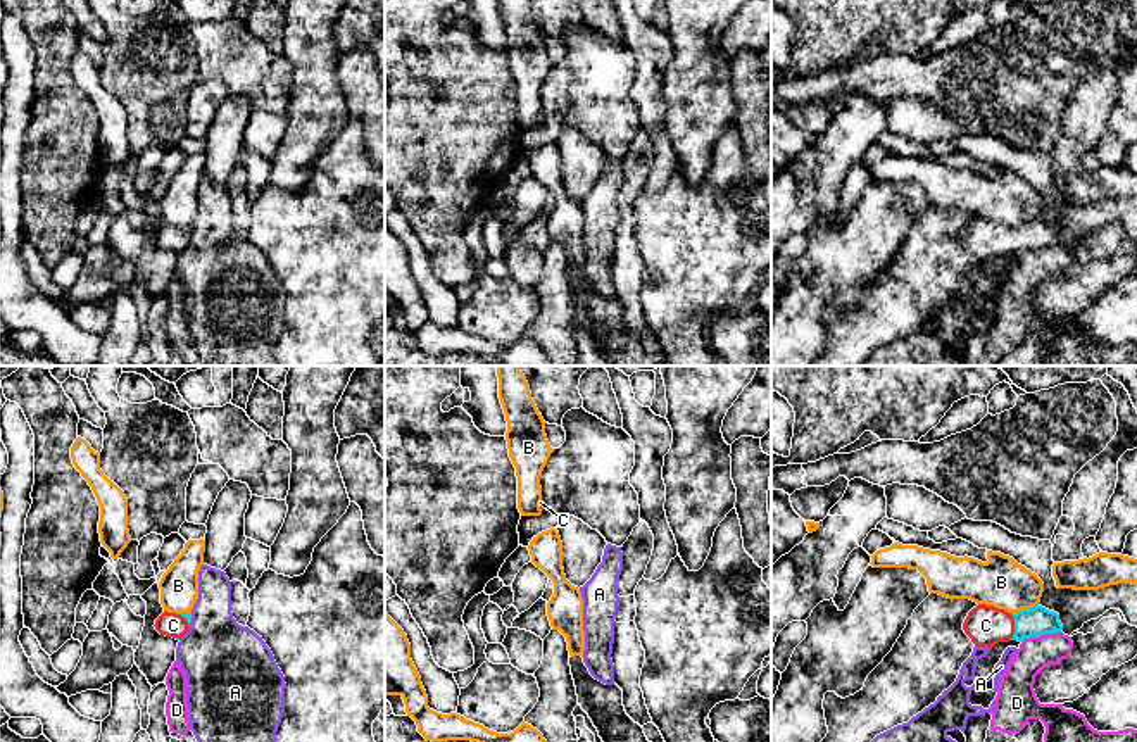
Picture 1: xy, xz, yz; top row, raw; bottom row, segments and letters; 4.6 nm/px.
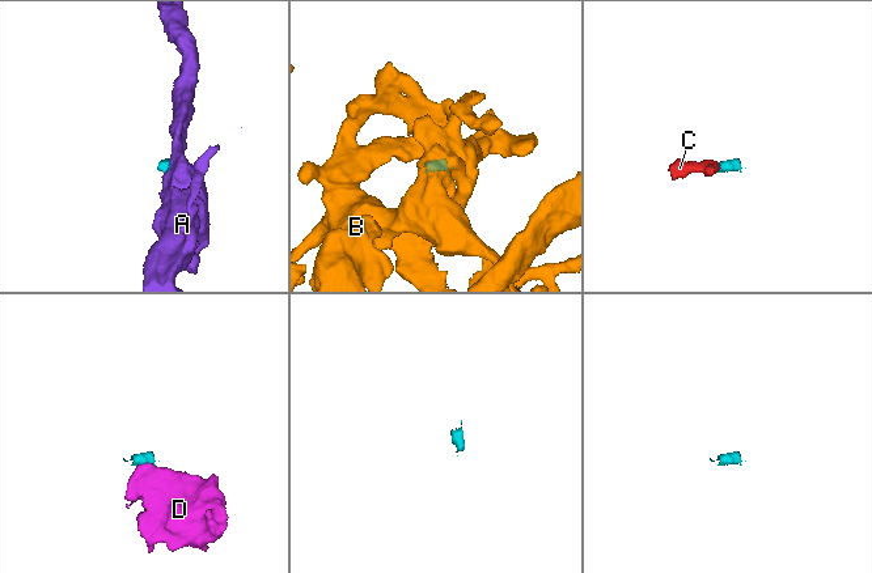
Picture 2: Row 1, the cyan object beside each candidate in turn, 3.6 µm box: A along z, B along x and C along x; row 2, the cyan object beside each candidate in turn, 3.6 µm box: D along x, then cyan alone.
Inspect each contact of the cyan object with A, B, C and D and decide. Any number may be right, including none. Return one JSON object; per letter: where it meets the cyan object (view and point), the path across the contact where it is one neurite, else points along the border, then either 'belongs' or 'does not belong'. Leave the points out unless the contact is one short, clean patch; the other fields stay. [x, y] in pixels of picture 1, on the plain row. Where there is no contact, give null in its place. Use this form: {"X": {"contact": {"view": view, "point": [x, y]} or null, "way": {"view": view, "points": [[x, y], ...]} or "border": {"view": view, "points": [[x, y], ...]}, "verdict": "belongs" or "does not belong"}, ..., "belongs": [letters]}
{"A": {"contact": {"view": "xy", "point": [190, 232]}, "border": {"view": "xy", "points": [[192, 226], [188, 237]]}, "verdict": "does not belong"}, "B": {"contact": {"view": "yz", "point": [1023, 223]}, "border": {"view": "yz", "points": [[1037, 216], [1011, 226]]}, "verdict": "does not belong"}, "C": {"contact": {"view": "yz", "point": [1015, 240]}, "way": {"view": "yz", "points": [[1037, 233], [1015, 240], [986, 238]]}, "verdict": "belongs"}, "D": {"contact": {"view": "yz", "point": [1041, 247]}, "border": {"view": "yz", "points": [[1061, 245], [1030, 249], [1022, 256]]}, "verdict": "does not belong"}, "belongs": ["C"]}

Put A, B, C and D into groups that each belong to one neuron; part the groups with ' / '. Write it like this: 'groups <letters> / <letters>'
groups A / B / C / D

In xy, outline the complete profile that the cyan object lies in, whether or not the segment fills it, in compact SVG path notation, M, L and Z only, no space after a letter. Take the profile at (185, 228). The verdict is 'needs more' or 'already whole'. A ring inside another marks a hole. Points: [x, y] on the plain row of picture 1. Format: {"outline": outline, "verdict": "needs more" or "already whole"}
{"outline": "M164 224L157 233L155 233L155 243L160 248L173 250L173 252L181 252L192 236L192 226L167 226Z", "verdict": "needs more"}

